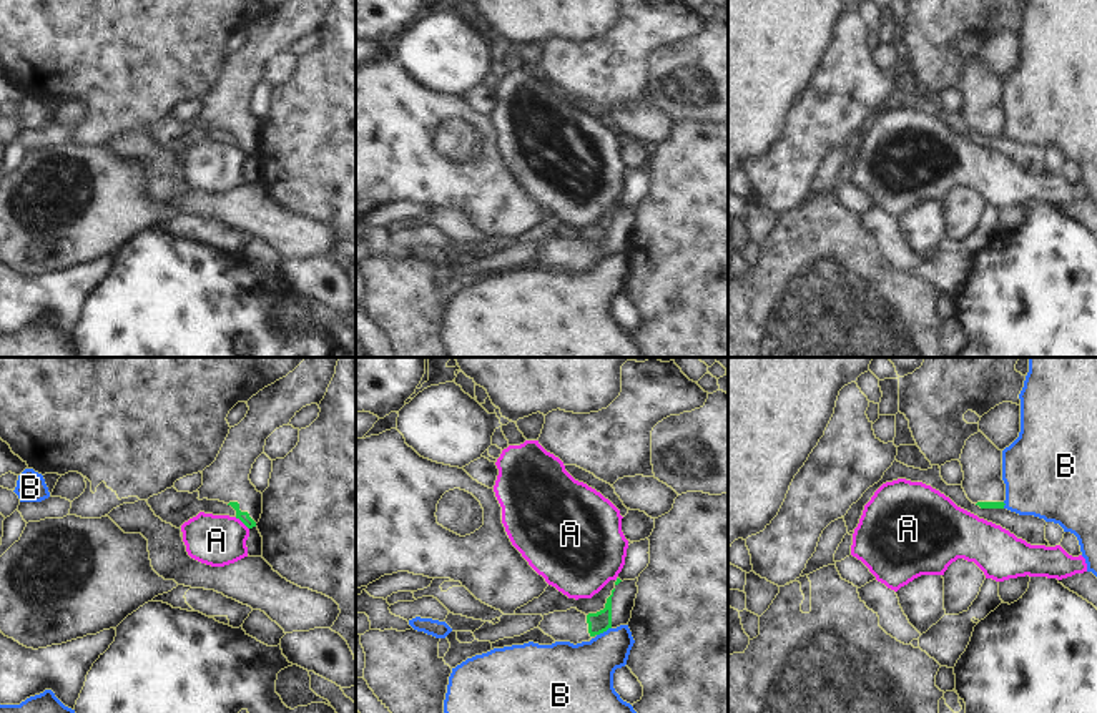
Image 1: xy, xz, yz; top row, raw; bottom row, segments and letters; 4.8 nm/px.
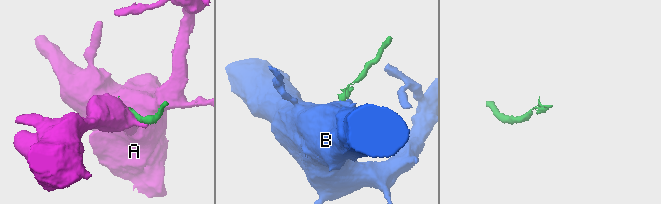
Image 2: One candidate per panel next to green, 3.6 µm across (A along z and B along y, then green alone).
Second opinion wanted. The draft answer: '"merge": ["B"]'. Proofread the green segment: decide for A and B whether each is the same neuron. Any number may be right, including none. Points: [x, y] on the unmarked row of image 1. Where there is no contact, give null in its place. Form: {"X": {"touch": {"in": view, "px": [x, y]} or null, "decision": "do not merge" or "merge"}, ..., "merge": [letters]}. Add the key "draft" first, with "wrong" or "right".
{"draft": "wrong", "A": {"touch": {"in": "xy", "px": [241, 148]}, "decision": "do not merge"}, "B": {"touch": {"in": "xz", "px": [604, 258]}, "decision": "do not merge"}, "merge": []}

